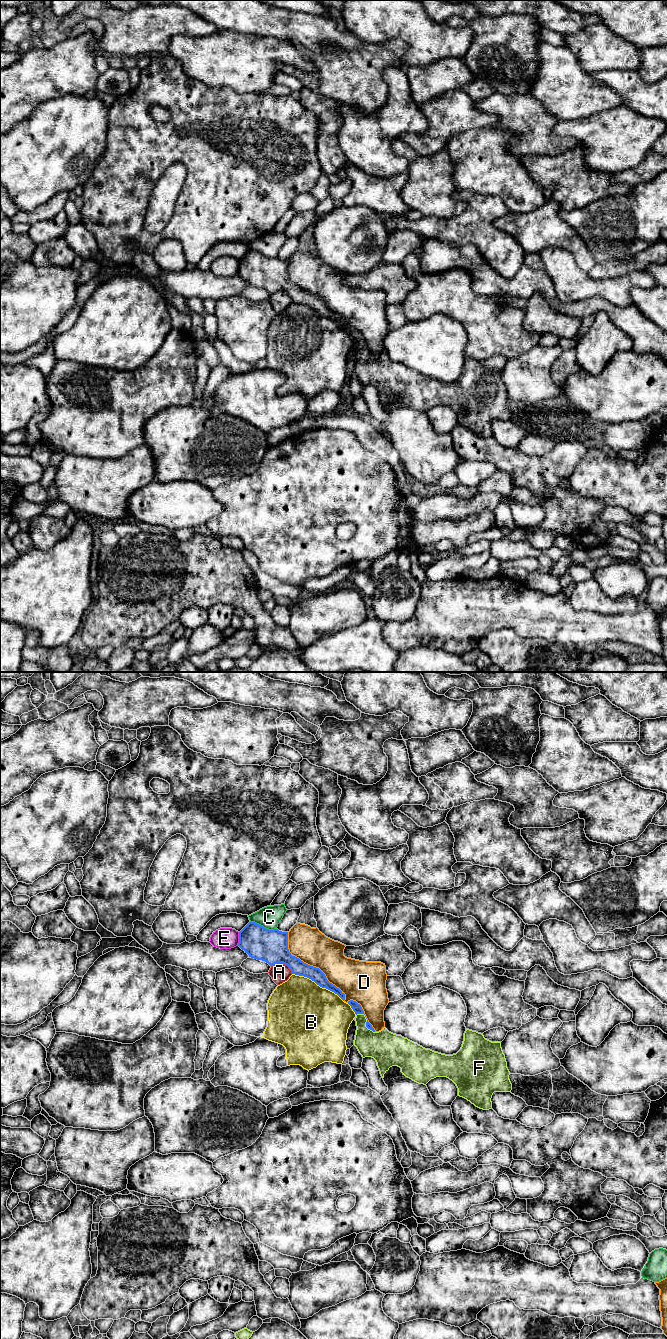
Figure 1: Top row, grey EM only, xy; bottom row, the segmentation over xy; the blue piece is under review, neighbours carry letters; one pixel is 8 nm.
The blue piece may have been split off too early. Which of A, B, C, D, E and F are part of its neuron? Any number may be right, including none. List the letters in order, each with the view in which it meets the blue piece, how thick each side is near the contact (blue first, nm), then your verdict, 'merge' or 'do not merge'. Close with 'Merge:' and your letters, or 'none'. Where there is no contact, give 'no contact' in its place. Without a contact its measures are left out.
A: xy | 260/150 nm | do not merge
B: xy | 120/480 nm | do not merge
C: xy | 260/180 nm | do not merge
D: xy | 130/280 nm | do not merge
E: xy | 260/180 nm | do not merge
F: xy | 50/260 nm | merge
Merge: F

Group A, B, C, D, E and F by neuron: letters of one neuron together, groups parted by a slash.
A / B / C / D / E / F

